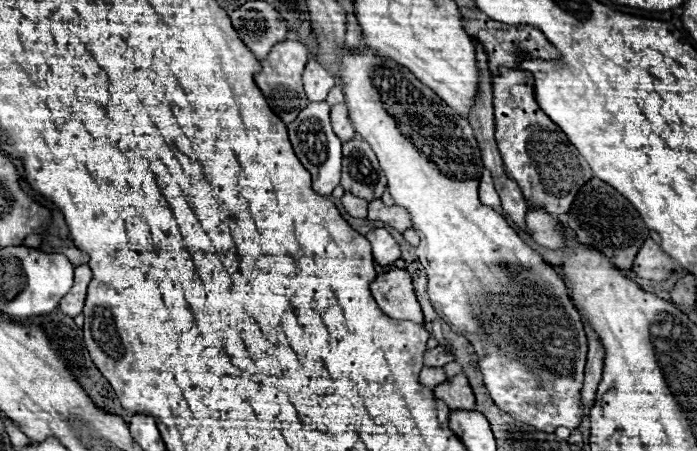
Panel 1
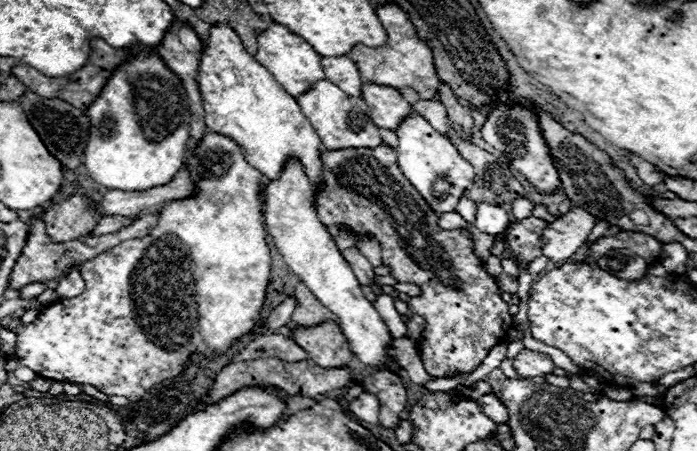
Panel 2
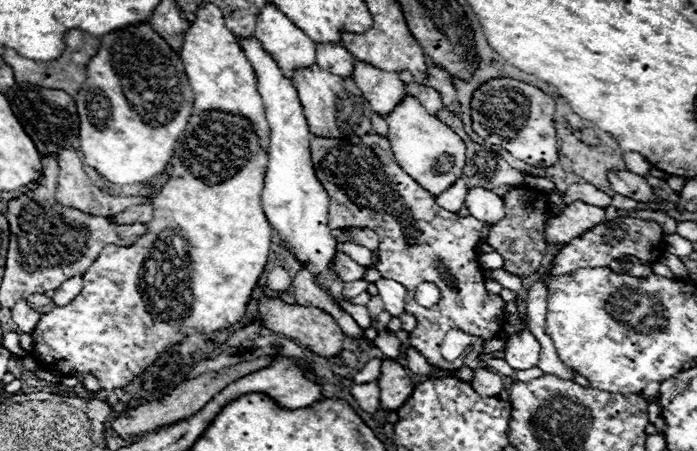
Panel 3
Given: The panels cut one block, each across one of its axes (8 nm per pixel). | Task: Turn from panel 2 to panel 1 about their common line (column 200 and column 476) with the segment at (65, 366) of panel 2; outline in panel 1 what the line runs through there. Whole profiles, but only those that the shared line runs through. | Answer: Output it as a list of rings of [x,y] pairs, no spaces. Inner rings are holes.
[[[342,48],[338,80],[356,134],[362,136],[378,156],[394,202],[408,210],[412,228],[418,230],[420,246],[416,248],[416,254],[428,274],[430,302],[440,318],[474,346],[484,374],[484,386],[496,406],[542,432],[554,432],[558,426],[576,430],[584,416],[580,390],[588,350],[580,314],[558,272],[546,264],[512,226],[508,226],[502,214],[480,204],[478,182],[484,166],[468,120],[446,106],[434,90],[422,86],[410,70],[398,66],[398,62],[390,58],[374,54],[370,48]]]

